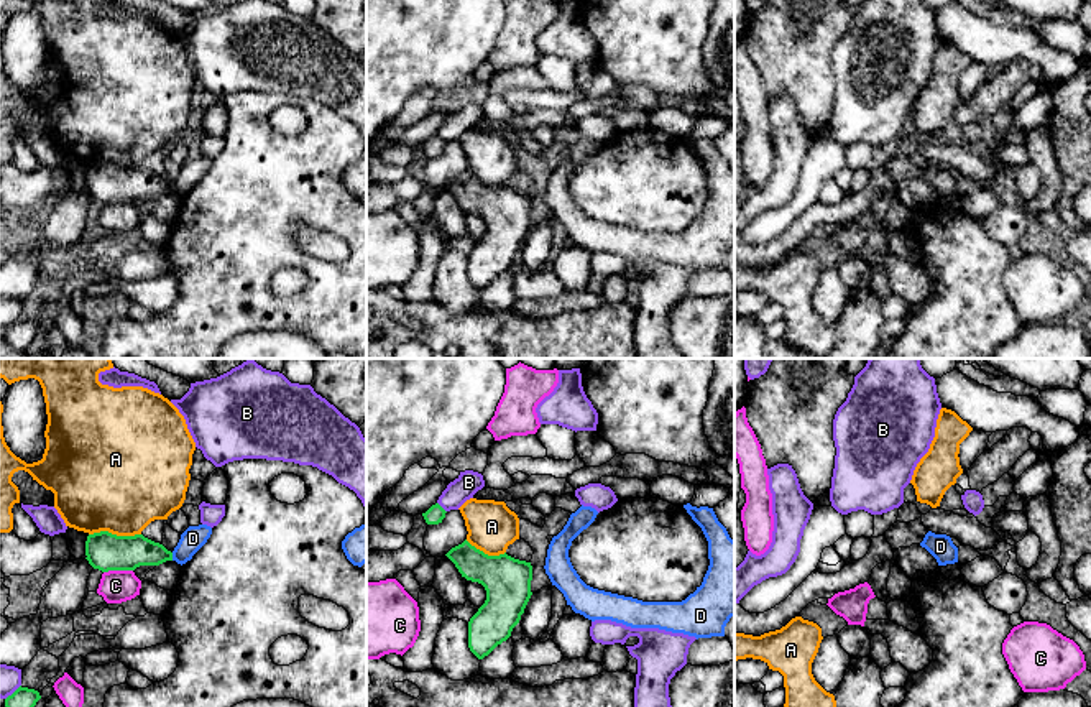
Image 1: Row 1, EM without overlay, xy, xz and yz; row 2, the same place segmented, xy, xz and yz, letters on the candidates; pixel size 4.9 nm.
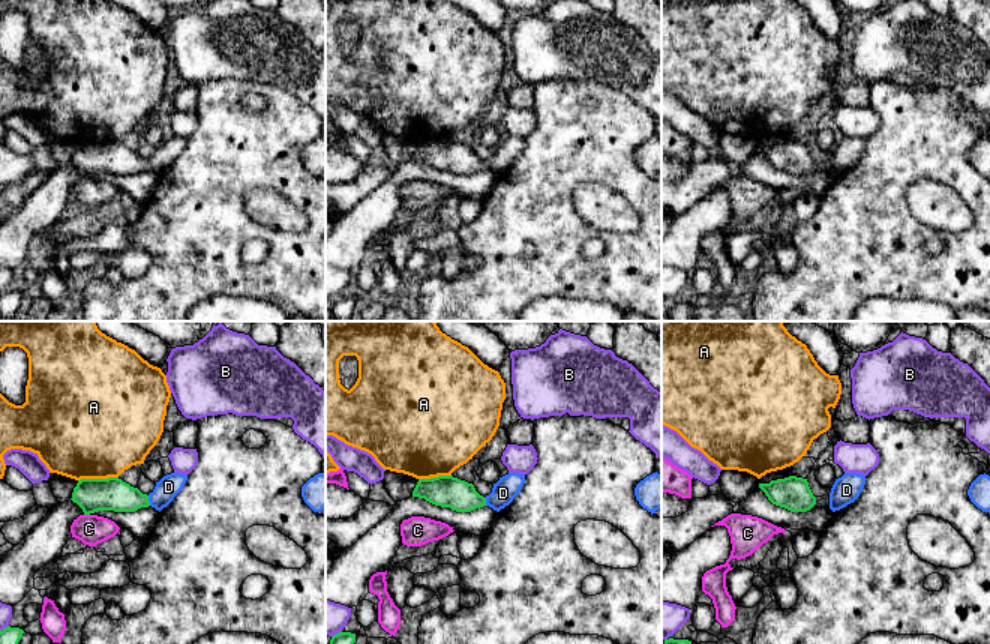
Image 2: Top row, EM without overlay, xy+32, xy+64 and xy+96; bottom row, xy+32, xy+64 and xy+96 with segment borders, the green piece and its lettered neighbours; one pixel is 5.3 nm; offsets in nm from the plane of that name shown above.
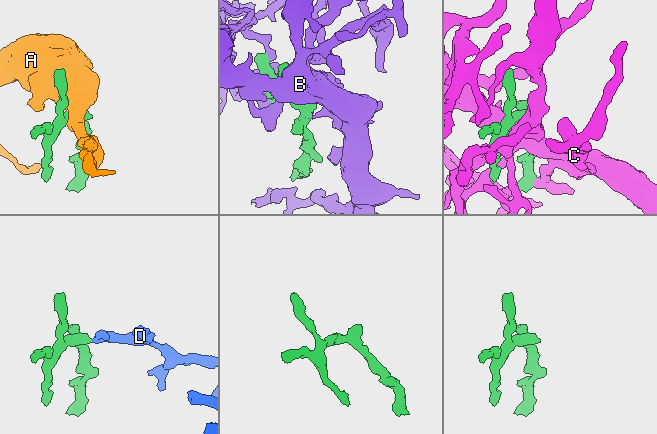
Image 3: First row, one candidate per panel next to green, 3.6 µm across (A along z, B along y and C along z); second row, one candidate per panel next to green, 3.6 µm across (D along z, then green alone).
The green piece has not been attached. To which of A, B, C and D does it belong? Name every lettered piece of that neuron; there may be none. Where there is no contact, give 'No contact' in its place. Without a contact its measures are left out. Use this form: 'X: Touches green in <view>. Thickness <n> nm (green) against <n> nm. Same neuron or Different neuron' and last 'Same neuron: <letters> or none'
A: Touches green in xy. Thickness 190 nm (green) against 480 nm. Different neuron
B: Touches green in xz. Thickness 90 nm (green) against 120 nm. Different neuron
C: Touches green in xy. Thickness 190 nm (green) against 160 nm. Different neuron
D: Touches green in xy. Thickness 180 nm (green) against 110 nm. Same neuron
Same neuron: D

